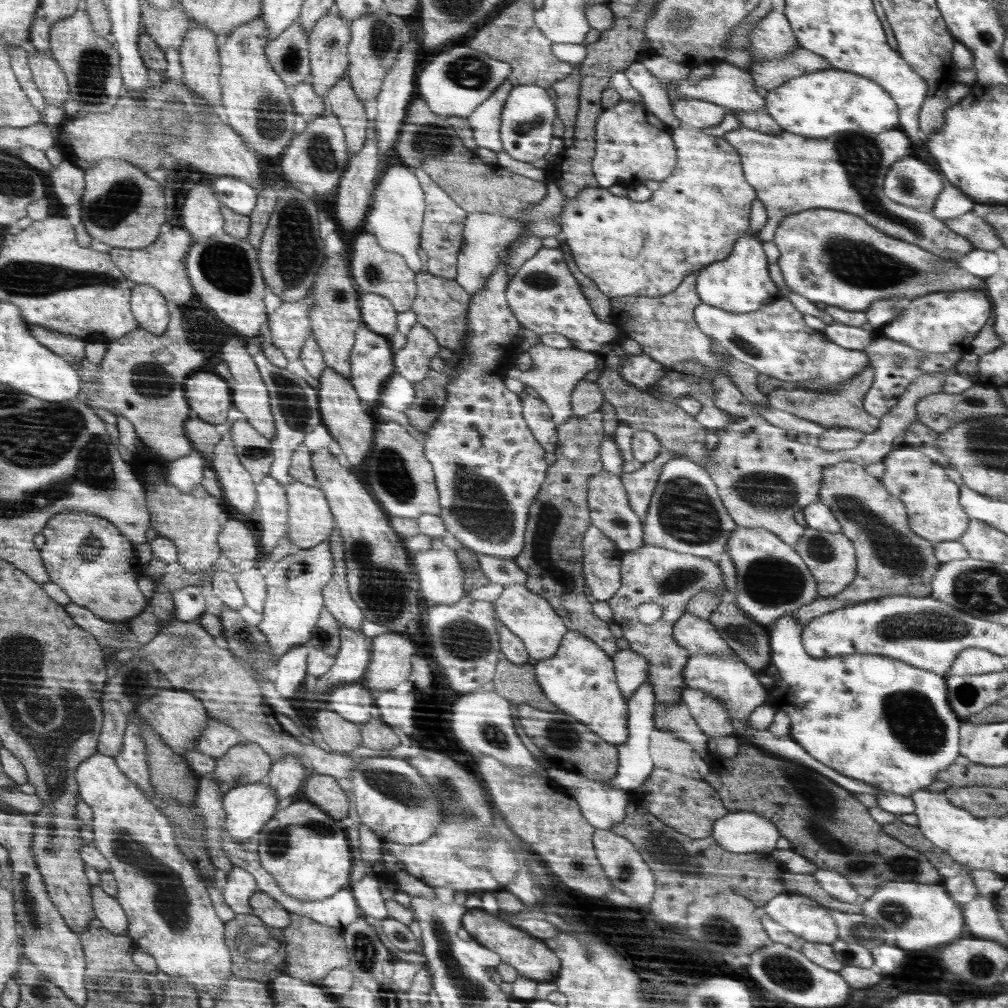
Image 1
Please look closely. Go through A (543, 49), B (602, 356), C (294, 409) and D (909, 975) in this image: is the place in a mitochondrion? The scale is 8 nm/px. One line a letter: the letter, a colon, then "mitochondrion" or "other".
A: other
B: other
C: mitochondrion
D: other

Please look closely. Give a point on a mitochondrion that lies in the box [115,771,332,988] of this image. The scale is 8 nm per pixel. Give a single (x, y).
(247, 941)

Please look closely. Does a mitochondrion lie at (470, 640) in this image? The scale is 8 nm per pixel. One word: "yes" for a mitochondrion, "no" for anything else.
yes

